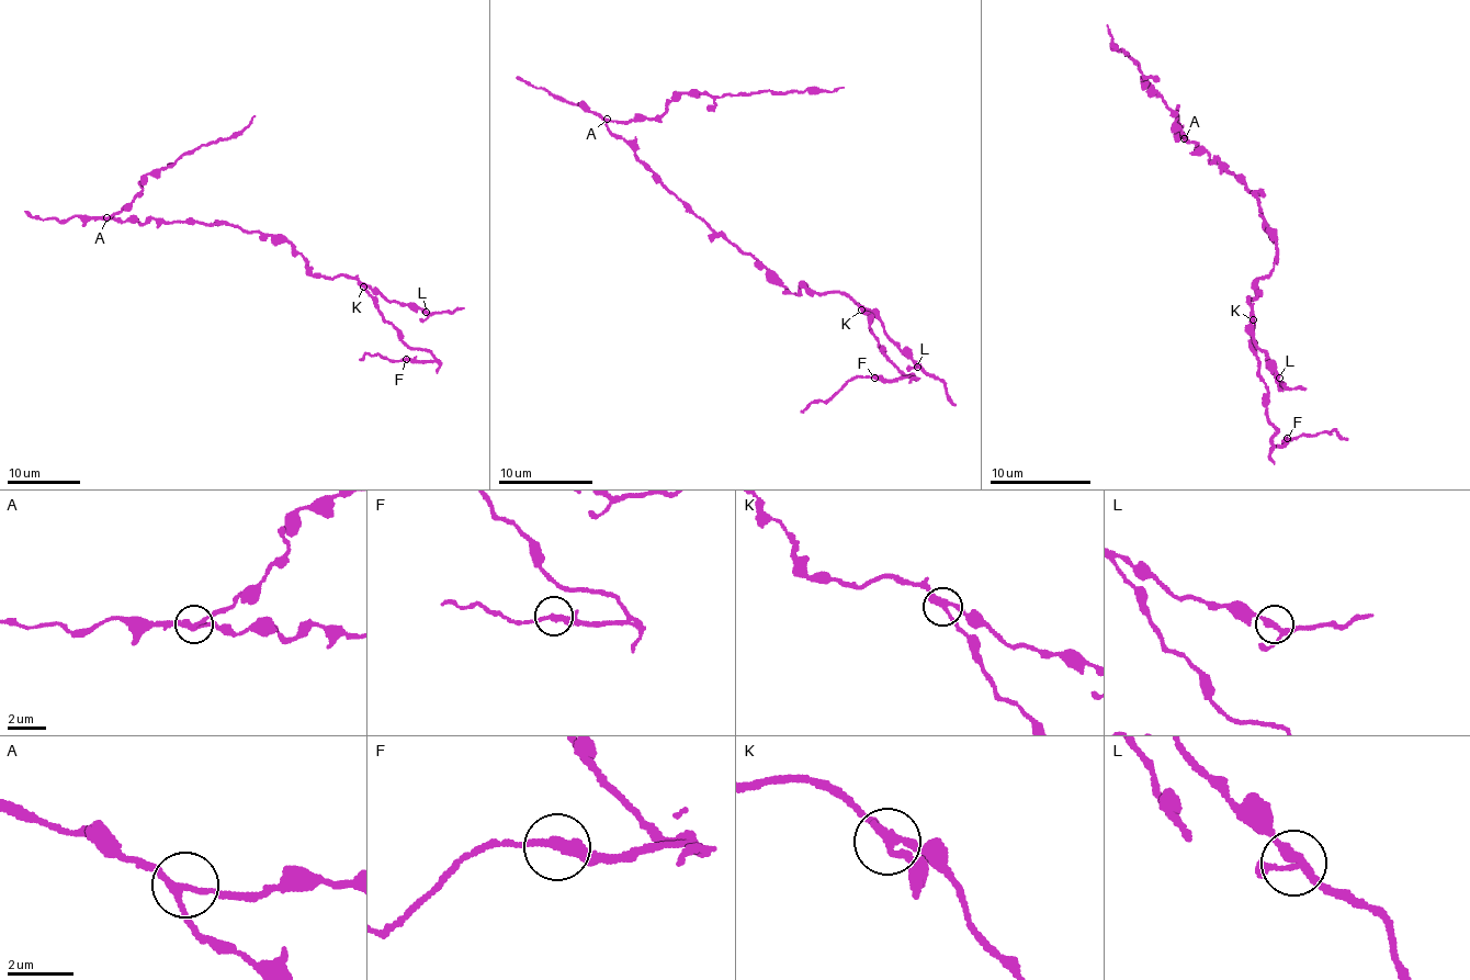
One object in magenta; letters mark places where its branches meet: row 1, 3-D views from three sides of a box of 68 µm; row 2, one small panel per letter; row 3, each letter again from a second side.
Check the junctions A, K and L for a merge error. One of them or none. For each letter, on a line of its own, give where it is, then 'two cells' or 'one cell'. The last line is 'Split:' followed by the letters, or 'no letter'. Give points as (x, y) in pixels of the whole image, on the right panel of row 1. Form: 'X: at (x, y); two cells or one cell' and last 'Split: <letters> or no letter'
A: at (1184, 138); one cell
K: at (1253, 319); two cells
L: at (1279, 378); one cell
Split: K

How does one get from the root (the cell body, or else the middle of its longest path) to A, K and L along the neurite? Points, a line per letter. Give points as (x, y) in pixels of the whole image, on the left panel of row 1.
A: (241, 229), (225, 223), (158, 223), (151, 218), (143, 223), (136, 218), (122, 222), (106, 217)
K: (241, 229), (278, 236), (298, 252), (314, 273), (335, 278), (348, 274), (362, 286)
L: (241, 229), (278, 236), (314, 273), (335, 278), (348, 274), (386, 300), (415, 304), (426, 312)

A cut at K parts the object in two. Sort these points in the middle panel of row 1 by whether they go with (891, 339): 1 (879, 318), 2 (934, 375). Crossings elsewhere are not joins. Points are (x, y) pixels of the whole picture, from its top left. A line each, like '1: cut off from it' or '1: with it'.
1: with it
2: with it

